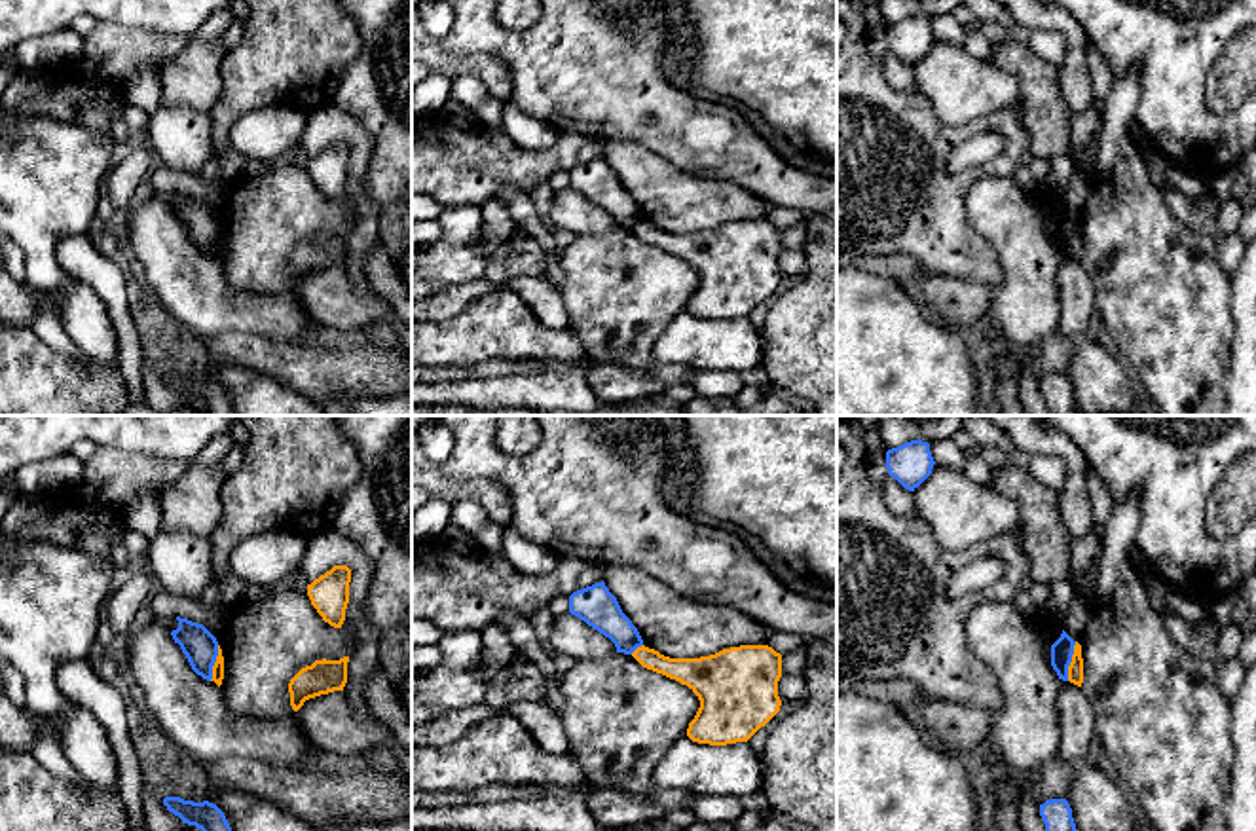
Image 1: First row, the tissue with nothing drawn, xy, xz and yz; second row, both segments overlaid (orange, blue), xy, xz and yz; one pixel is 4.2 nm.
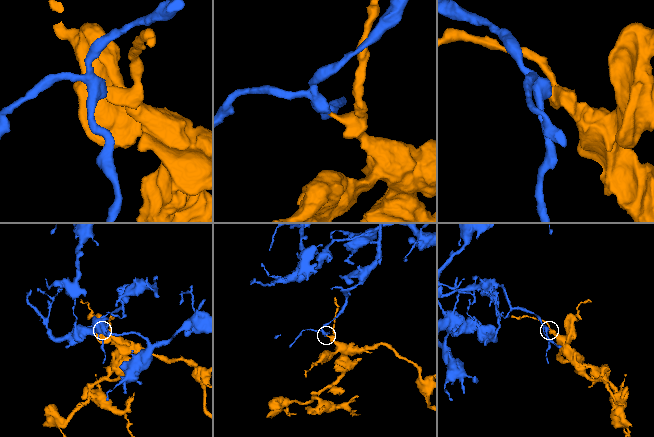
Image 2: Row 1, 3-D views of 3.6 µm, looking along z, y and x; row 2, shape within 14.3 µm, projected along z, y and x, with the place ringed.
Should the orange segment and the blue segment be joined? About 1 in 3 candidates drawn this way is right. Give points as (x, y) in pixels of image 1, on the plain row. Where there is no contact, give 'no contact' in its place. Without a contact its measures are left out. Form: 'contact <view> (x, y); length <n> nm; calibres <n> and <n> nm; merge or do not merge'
contact yz (1072, 236); length 170 nm; calibres 60 and 100 nm; do not merge

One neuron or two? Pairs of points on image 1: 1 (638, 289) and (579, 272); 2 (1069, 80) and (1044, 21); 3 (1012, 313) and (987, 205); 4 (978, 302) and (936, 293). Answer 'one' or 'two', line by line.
1: one
2: one
3: one
4: one

